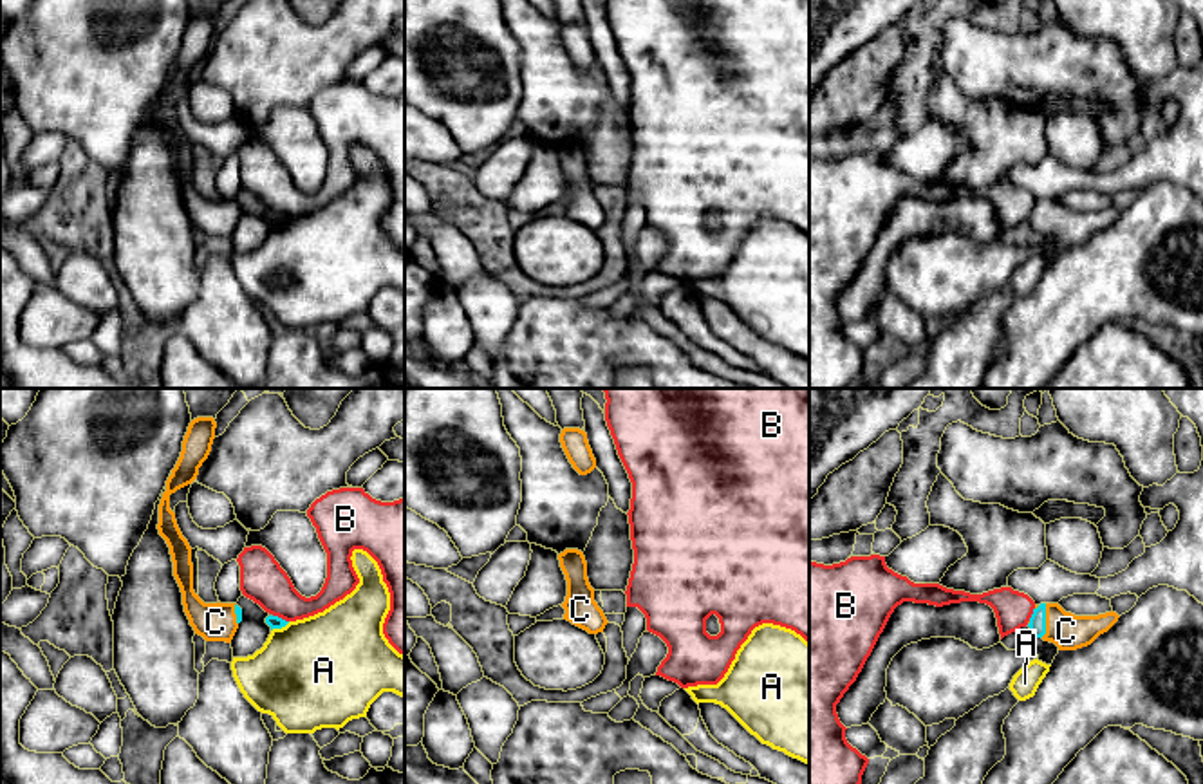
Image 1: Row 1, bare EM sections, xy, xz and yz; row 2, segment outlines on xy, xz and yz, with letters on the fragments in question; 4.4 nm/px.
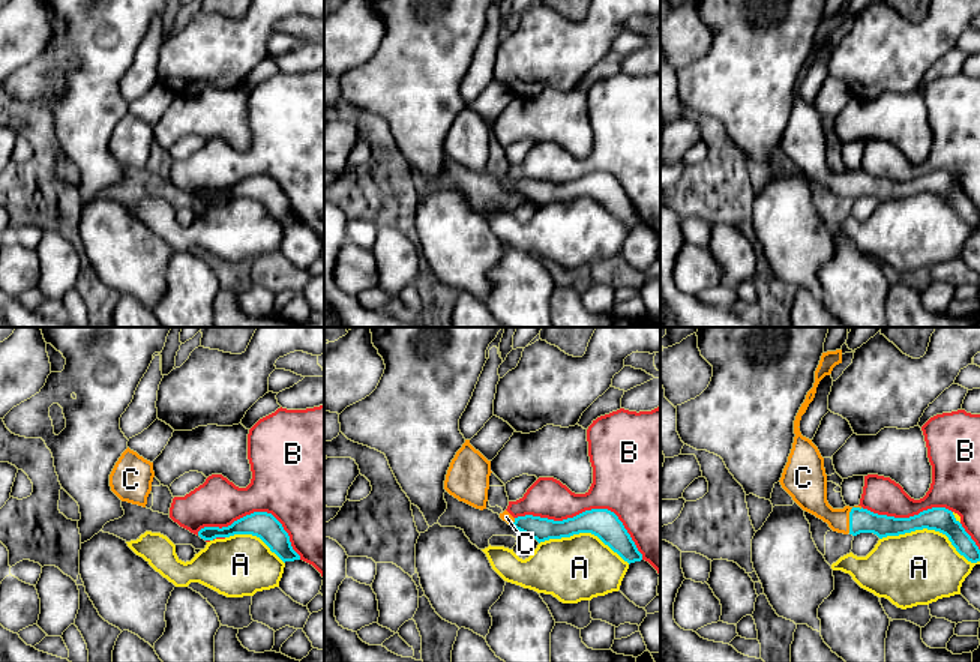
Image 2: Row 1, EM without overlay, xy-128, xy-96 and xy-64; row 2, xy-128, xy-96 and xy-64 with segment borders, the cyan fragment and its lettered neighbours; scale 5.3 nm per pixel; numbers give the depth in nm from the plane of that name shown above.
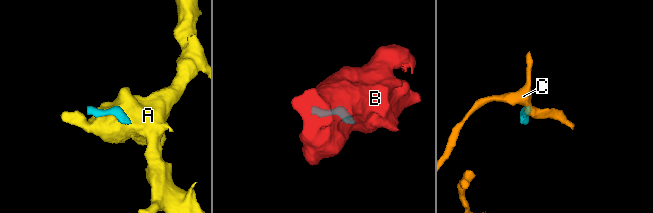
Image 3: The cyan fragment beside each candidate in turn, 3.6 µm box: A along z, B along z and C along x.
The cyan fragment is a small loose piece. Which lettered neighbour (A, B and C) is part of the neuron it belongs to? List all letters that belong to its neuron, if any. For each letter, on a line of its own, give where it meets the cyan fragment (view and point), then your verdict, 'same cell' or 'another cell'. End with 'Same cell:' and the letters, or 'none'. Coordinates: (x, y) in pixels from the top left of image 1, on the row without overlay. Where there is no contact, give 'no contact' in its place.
A: xy (280, 223) | another cell
B: xy (280, 214) | another cell
C: yz (1044, 215) | same cell
Same cell: C

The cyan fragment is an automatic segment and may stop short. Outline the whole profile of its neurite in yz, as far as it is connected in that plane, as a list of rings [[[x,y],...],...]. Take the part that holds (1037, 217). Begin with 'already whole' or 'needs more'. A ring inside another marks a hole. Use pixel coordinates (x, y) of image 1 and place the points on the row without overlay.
needs more; [[[1040,199],[1035,201],[1028,222],[1033,233],[1051,237],[1058,246],[1077,246],[1107,228],[1118,213],[1113,206],[1098,211],[1075,211],[1058,199]]]

